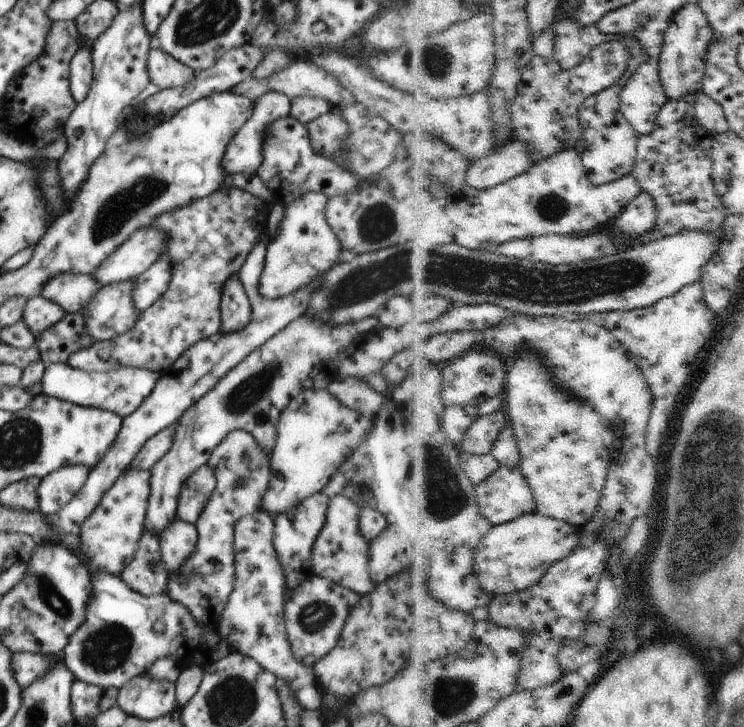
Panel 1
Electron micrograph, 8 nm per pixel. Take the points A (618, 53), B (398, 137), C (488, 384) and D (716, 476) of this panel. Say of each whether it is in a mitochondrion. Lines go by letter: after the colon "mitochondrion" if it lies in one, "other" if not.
A: mitochondrion
B: other
C: other
D: mitochondrion

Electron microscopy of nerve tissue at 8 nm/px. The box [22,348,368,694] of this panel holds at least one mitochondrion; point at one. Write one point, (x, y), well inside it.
(107, 649)

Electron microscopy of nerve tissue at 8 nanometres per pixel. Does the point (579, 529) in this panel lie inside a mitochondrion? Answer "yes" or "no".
no

